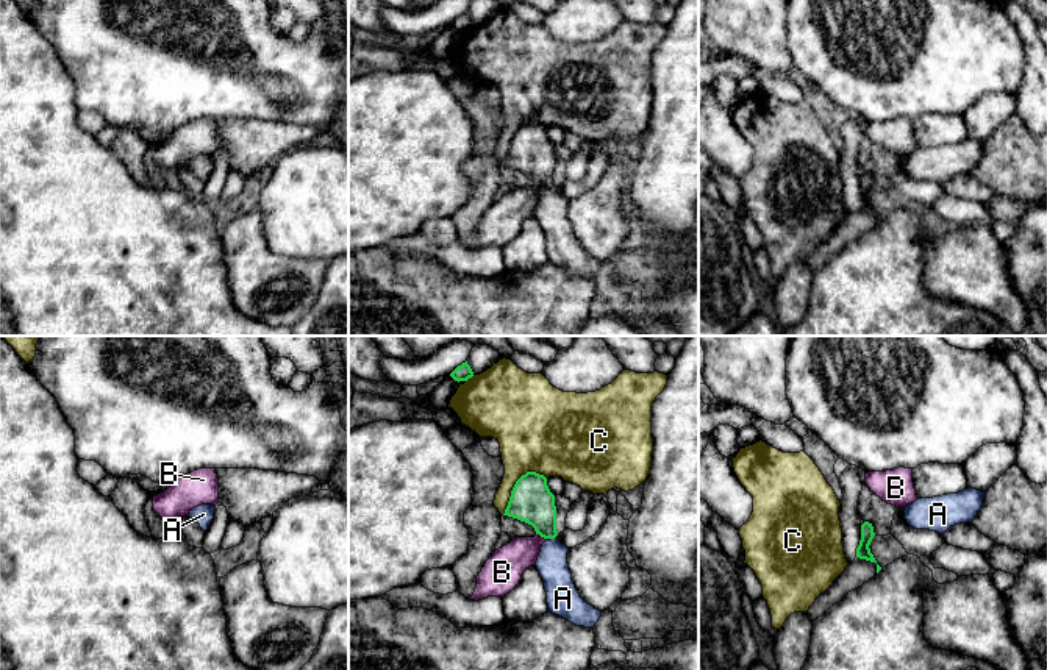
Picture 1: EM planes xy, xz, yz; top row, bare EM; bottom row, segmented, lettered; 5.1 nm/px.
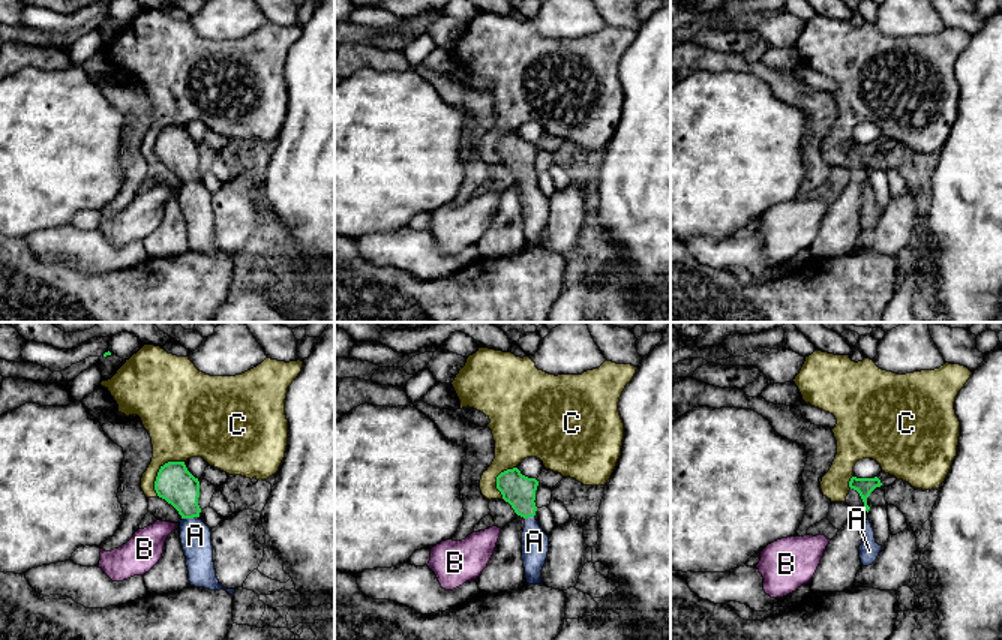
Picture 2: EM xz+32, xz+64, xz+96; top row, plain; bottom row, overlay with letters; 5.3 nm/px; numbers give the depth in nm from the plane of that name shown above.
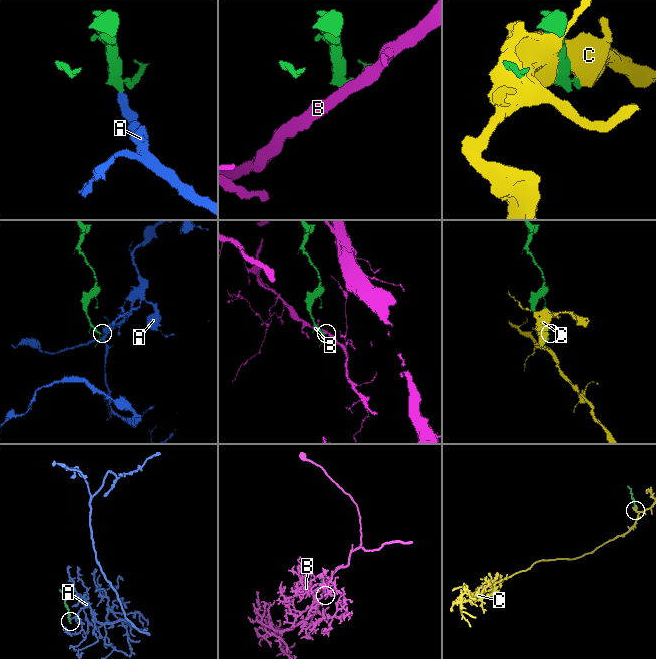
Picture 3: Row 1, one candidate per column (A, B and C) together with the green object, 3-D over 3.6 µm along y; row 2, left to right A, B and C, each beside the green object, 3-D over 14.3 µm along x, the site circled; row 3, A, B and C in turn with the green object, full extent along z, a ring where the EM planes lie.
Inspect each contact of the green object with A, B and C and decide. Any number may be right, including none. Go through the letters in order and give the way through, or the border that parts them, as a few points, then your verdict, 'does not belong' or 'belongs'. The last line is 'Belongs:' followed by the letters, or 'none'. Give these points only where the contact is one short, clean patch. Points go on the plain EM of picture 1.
A: across xz (532, 152), (541, 163), (552, 188), (552, 214) | belongs
B: along xz (536, 183), (547, 189) | does not belong
C: does not belong
Belongs: A

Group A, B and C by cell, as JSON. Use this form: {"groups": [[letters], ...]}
{"groups": [["A"], ["B"], ["C"]]}

